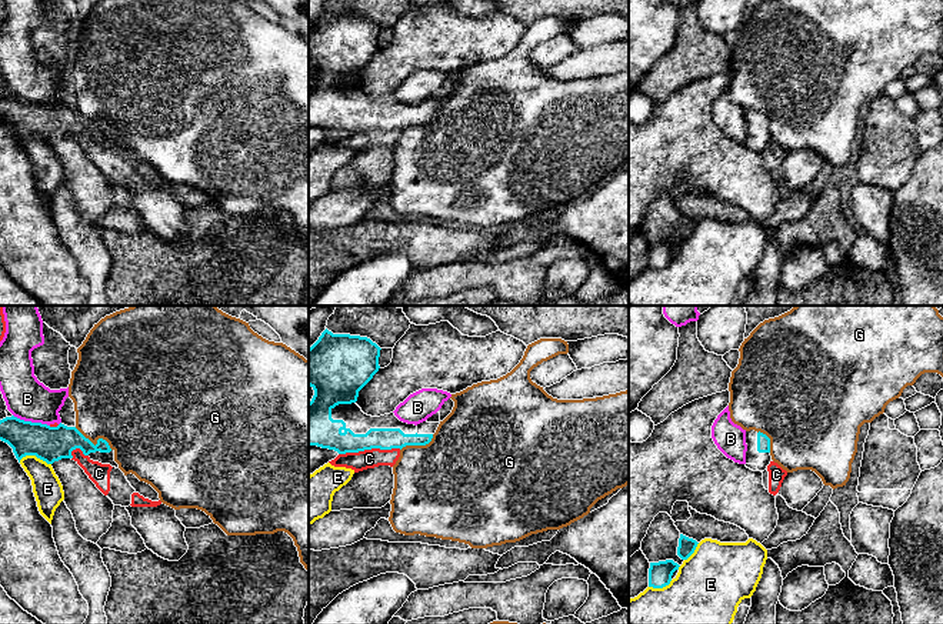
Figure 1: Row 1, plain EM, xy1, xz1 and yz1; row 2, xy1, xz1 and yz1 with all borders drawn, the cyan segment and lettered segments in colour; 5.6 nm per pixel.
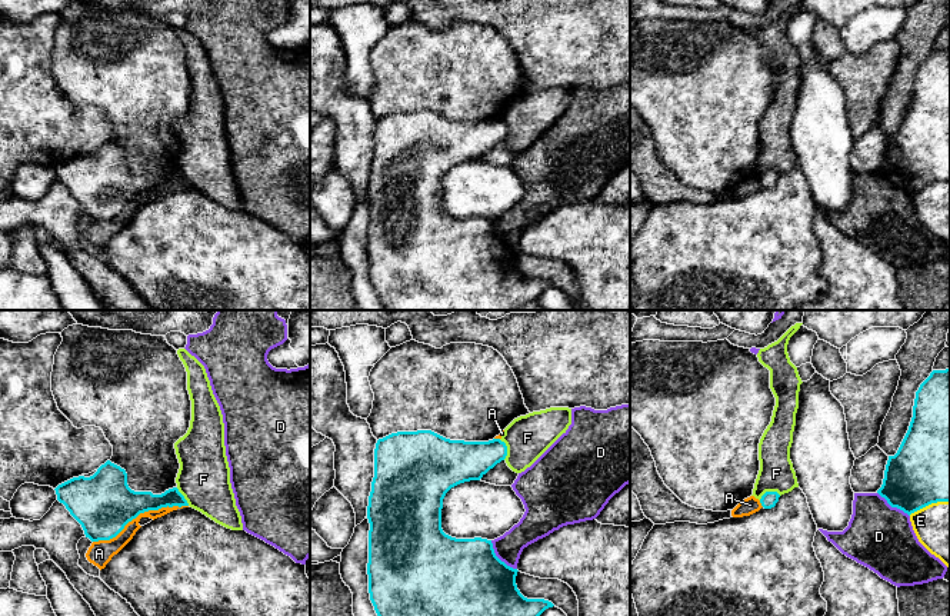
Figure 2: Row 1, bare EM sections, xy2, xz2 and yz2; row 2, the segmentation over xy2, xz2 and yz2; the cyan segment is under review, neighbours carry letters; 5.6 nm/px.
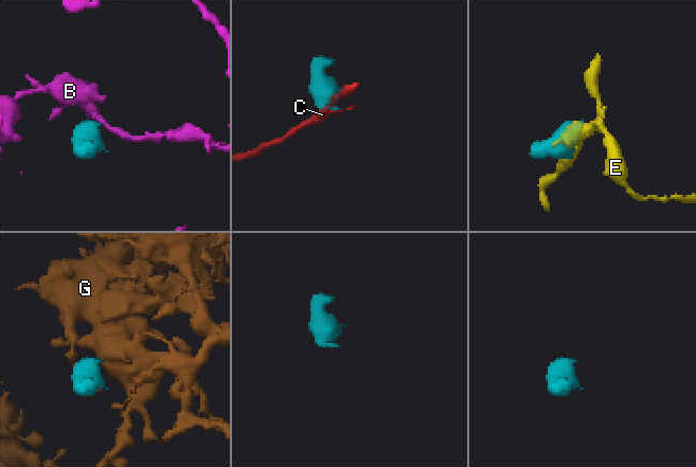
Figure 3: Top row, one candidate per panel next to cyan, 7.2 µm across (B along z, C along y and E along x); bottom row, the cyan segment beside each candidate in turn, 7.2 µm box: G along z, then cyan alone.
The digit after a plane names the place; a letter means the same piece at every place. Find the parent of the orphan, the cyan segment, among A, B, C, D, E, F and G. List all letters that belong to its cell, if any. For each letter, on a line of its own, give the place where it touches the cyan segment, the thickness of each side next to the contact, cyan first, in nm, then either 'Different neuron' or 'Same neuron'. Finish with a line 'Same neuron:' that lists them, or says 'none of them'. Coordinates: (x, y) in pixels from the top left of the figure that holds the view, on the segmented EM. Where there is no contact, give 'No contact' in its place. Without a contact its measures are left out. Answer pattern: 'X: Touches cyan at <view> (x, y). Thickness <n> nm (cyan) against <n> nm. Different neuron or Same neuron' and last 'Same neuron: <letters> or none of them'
A: Touches cyan at xy2 (140, 512). Thickness 340 nm (cyan) against 90 nm. Different neuron
B: Touches cyan at xy1 (30, 421). Thickness 200 nm (cyan) against 240 nm. Different neuron
C: Touches cyan at xz1 (369, 449). Thickness 160 nm (cyan) against 110 nm. Different neuron
D: Touches cyan at xz2 (497, 558). Thickness 440 nm (cyan) against 160 nm. Different neuron
E: Touches cyan at xy1 (35, 454). Thickness 200 nm (cyan) against 160 nm. Different neuron
F: Touches cyan at xz2 (506, 449). Thickness 220 nm (cyan) against 240 nm. Different neuron
G: Touches cyan at xy1 (93, 444). Thickness 200 nm (cyan) against 400 nm. Different neuron
Same neuron: none of them

